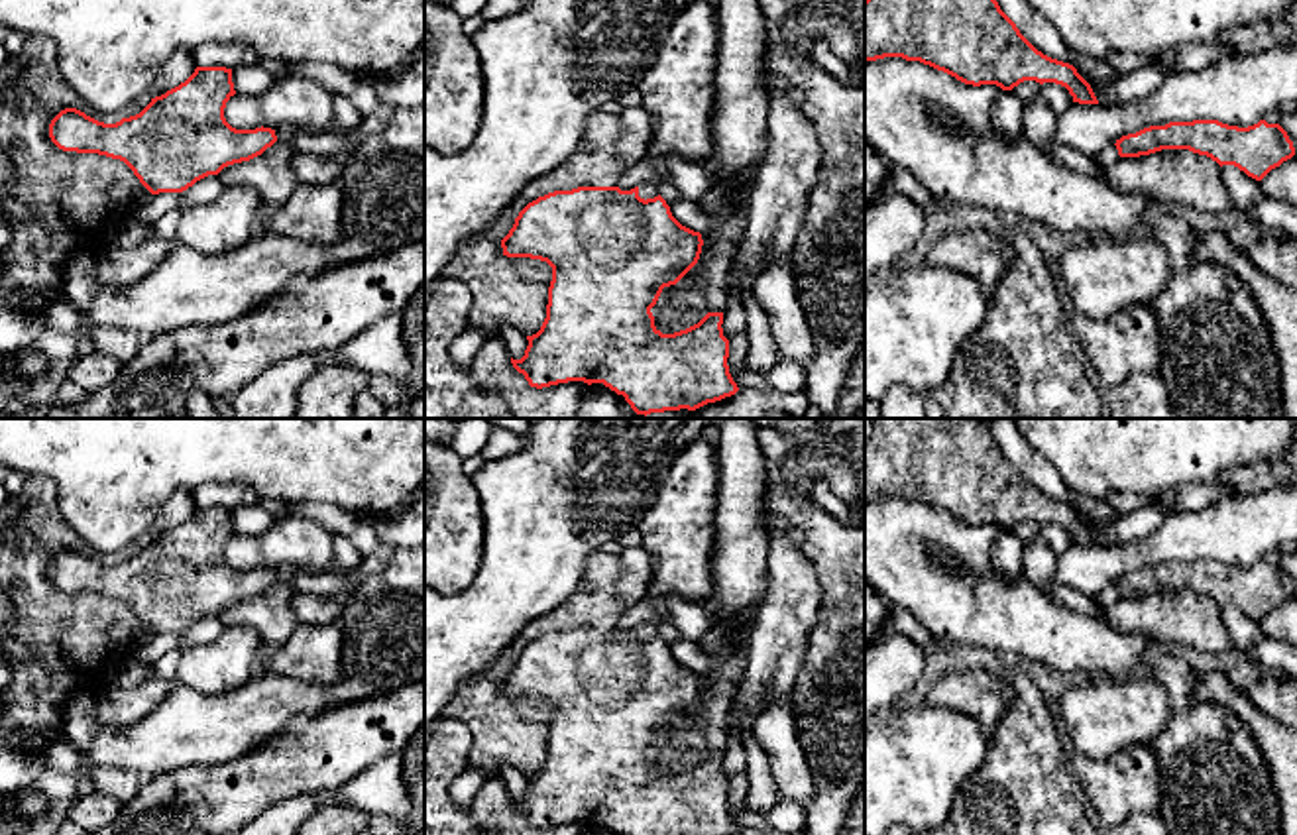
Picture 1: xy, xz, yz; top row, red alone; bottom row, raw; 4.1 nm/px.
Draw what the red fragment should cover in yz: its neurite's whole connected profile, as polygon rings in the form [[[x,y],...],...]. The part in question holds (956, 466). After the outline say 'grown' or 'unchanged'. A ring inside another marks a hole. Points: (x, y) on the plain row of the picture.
[[[871,418],[873,428],[865,440],[865,503],[884,497],[920,501],[943,511],[957,521],[973,527],[996,525],[1012,530],[1024,521],[1055,523],[1069,530],[1073,542],[1099,544],[1091,525],[1069,503],[1051,499],[1038,491],[1000,450],[985,422],[975,418]]] | unchanged

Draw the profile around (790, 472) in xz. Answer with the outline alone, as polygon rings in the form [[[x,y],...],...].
[[[790,454],[786,460],[780,464],[772,466],[776,479],[796,495],[812,501],[812,485],[818,477],[814,477],[808,470],[806,464],[810,462],[812,456],[808,454]]]

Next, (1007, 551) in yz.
[[[1002,530],[990,548],[990,564],[994,574],[1014,584],[1018,580],[1024,580],[1024,544],[1012,530]]]

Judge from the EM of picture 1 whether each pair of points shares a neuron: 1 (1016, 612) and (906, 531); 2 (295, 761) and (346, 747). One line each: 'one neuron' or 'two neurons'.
1: one neuron
2: one neuron

